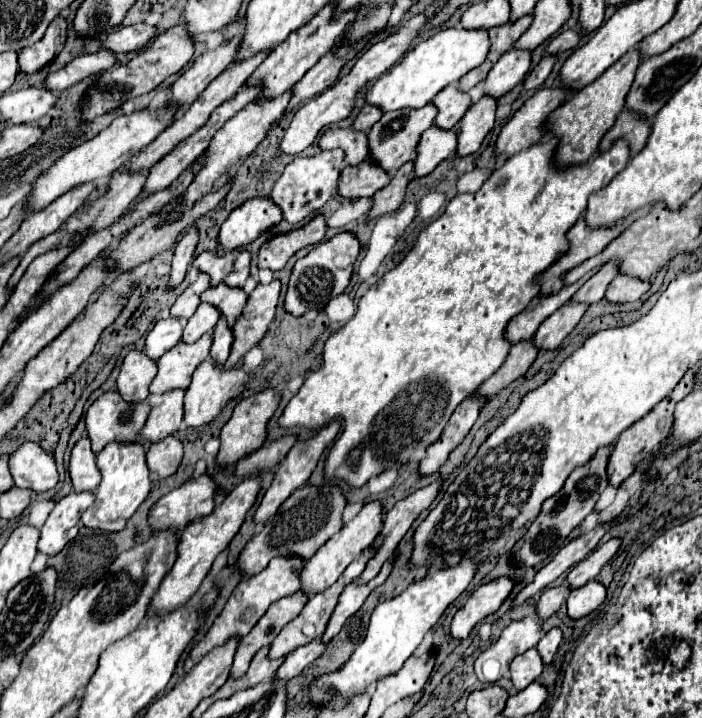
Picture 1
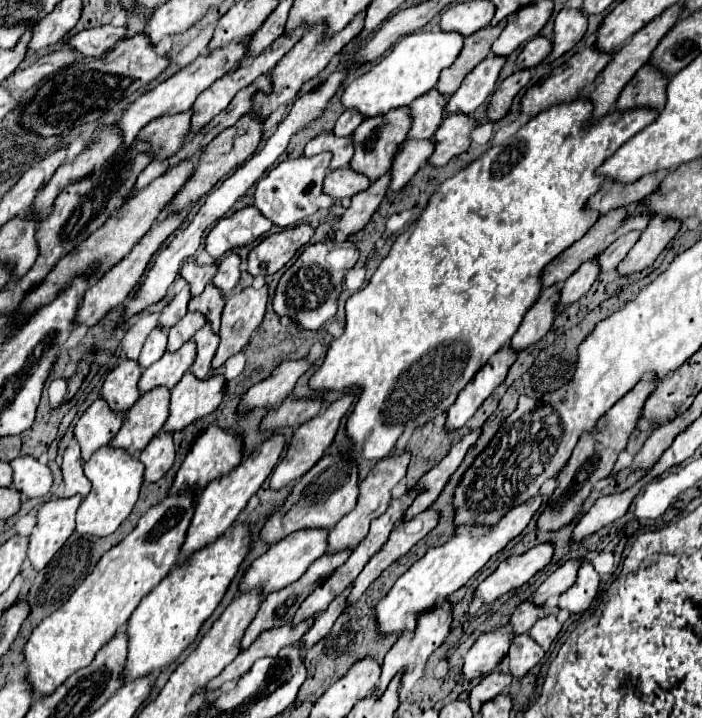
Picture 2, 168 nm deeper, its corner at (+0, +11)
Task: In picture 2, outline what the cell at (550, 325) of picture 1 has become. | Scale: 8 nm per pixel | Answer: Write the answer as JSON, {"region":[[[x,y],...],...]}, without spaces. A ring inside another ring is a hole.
{"region":[[[598,257],[584,261],[564,283],[562,287],[562,295],[560,295],[560,303],[558,309],[564,309],[564,305],[570,305],[574,301],[578,301],[594,283],[596,275],[600,273],[598,269]]]}

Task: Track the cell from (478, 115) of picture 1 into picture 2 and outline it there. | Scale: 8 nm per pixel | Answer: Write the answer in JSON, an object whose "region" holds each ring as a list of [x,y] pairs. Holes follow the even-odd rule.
{"region":[[[446,115],[434,133],[434,153],[428,157],[428,163],[434,167],[446,165],[450,159],[464,153],[470,145],[470,133],[474,123],[466,115]]]}

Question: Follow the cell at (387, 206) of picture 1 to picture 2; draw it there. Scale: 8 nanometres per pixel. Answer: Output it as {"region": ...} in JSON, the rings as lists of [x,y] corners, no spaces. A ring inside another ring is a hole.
{"region":[[[384,175],[380,177],[378,181],[374,181],[366,191],[362,193],[356,193],[352,197],[352,203],[350,207],[344,211],[344,215],[332,225],[334,233],[340,233],[340,237],[350,237],[358,231],[362,231],[372,213],[378,209],[380,201],[384,199],[386,195],[386,187],[388,187],[388,181],[390,181],[390,175]]]}

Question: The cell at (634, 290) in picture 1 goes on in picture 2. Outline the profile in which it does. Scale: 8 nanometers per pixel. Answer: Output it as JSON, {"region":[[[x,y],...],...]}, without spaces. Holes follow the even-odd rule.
{"region":[[[654,217],[650,221],[650,225],[642,231],[642,237],[632,247],[632,251],[622,259],[622,263],[618,265],[618,271],[636,273],[636,271],[642,271],[644,267],[652,265],[656,261],[656,257],[662,253],[662,249],[668,245],[668,241],[676,235],[680,225],[682,225],[680,219]]]}

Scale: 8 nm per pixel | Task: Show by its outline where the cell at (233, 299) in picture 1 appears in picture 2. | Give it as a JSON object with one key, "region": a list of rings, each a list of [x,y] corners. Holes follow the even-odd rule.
{"region":[[[212,283],[206,285],[206,289],[202,291],[202,295],[190,299],[190,303],[188,303],[188,311],[204,313],[204,317],[212,325],[214,333],[218,333],[218,329],[220,329],[222,307],[224,307],[224,297],[222,297],[222,293]]]}

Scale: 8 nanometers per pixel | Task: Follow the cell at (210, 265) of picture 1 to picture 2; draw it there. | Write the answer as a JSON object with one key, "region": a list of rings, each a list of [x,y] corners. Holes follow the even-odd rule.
{"region":[[[194,261],[184,263],[184,267],[180,269],[180,277],[186,279],[186,283],[190,285],[190,297],[196,297],[204,291],[204,287],[210,283],[210,279],[216,273],[216,265],[208,265],[208,267],[198,267]]]}

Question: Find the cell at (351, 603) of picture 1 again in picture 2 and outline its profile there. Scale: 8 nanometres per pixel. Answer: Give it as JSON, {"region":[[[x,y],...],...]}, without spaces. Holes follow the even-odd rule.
{"region":[[[426,509],[424,513],[416,515],[410,521],[400,521],[390,537],[388,543],[364,565],[362,573],[356,577],[354,581],[354,589],[348,597],[348,603],[356,601],[356,597],[360,597],[360,593],[366,591],[366,587],[386,569],[390,567],[394,561],[398,561],[400,557],[404,557],[422,537],[426,537],[436,525],[438,525],[440,513],[436,509]]]}

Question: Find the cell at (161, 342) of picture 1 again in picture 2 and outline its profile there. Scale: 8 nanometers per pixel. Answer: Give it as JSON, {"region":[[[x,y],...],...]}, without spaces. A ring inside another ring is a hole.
{"region":[[[154,329],[150,335],[148,335],[148,339],[146,339],[146,343],[144,343],[144,349],[142,349],[142,353],[140,353],[140,357],[138,357],[138,365],[142,367],[142,369],[146,369],[146,367],[150,367],[154,361],[158,361],[162,355],[164,355],[164,351],[166,351],[166,329]]]}

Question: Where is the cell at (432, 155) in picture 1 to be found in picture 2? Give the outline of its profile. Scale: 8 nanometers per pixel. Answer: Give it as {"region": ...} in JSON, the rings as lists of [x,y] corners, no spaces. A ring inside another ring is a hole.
{"region":[[[432,139],[404,141],[404,145],[400,145],[400,149],[392,161],[392,169],[390,169],[392,179],[390,179],[388,191],[400,191],[412,179],[412,175],[428,161],[432,151],[434,151]]]}

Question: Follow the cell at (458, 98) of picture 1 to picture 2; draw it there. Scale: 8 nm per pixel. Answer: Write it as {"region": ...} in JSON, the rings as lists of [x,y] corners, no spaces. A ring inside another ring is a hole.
{"region":[[[432,89],[432,93],[426,93],[424,97],[418,97],[410,105],[410,117],[412,127],[408,131],[408,139],[430,139],[444,119],[444,97]]]}

